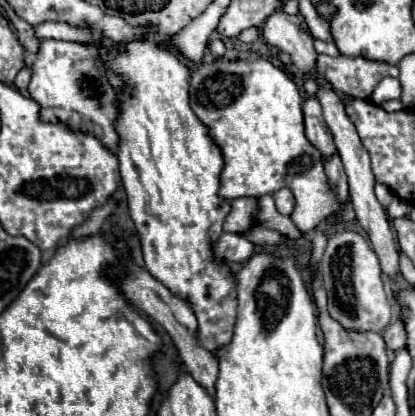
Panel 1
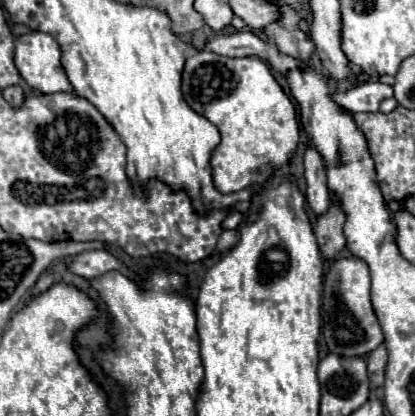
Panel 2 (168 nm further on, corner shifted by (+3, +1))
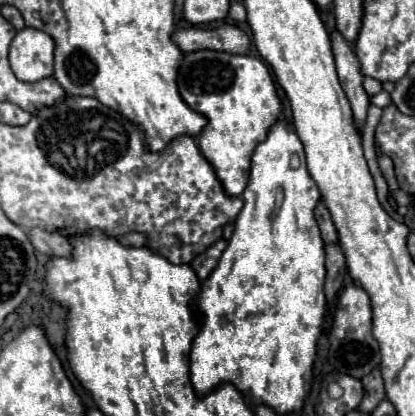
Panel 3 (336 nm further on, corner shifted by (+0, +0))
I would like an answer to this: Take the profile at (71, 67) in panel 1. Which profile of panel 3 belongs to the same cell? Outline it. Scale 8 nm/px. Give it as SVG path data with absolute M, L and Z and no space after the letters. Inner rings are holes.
M23 28L9 46L9 64L19 80L39 82L53 76L53 50L55 42L49 34L35 28Z

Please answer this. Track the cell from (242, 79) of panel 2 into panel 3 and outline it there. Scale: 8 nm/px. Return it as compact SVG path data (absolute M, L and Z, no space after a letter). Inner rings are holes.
M199 50L183 56L177 84L181 98L209 120L197 138L199 150L213 166L223 190L229 196L241 196L249 178L253 150L265 140L265 130L283 114L269 68L255 56Z

